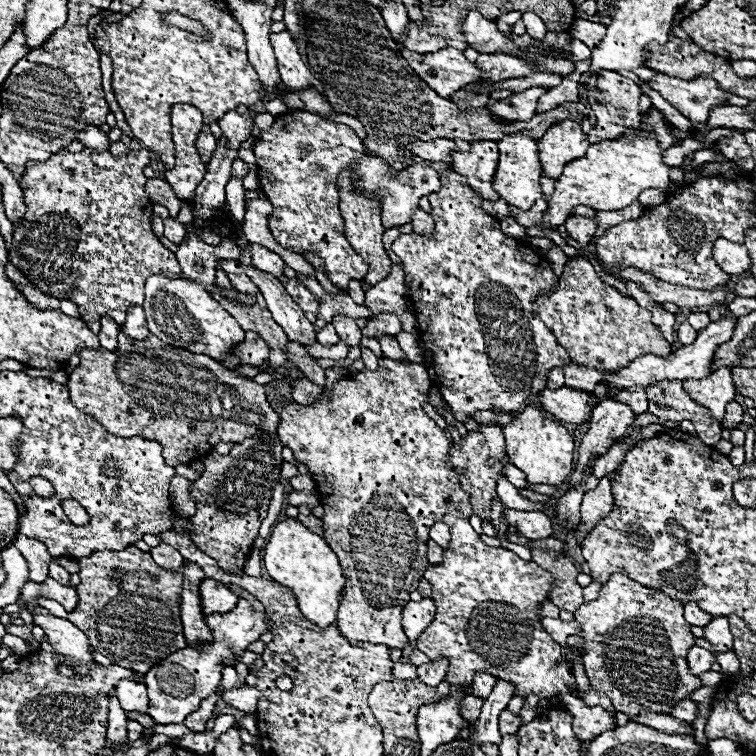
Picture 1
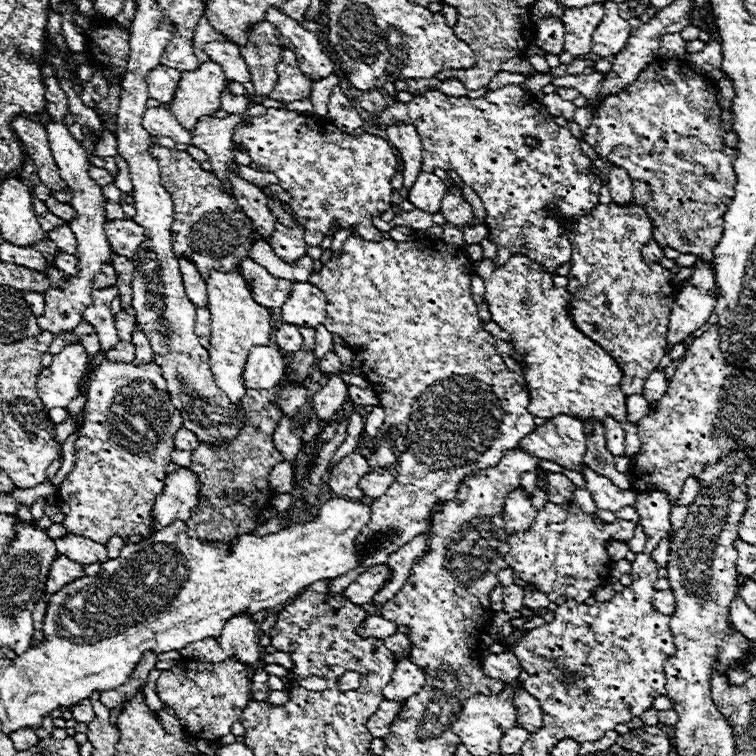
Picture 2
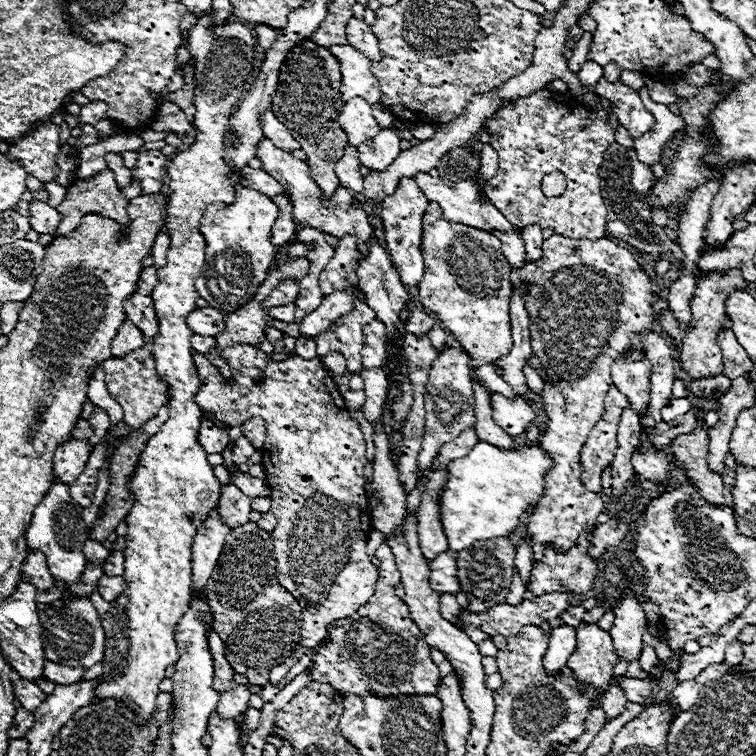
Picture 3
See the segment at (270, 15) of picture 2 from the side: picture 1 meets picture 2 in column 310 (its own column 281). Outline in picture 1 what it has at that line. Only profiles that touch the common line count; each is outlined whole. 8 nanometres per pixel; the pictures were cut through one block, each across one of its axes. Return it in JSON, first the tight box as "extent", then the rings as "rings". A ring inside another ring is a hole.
{"extent":[270,32,324,94],"rings":[[[278,32],[278,34],[270,34],[274,52],[276,52],[276,60],[278,60],[278,70],[280,70],[280,78],[282,82],[290,88],[290,90],[300,90],[300,88],[314,88],[318,92],[324,94],[322,82],[316,80],[310,72],[310,68],[302,62],[296,44],[292,42],[288,32]]]}

